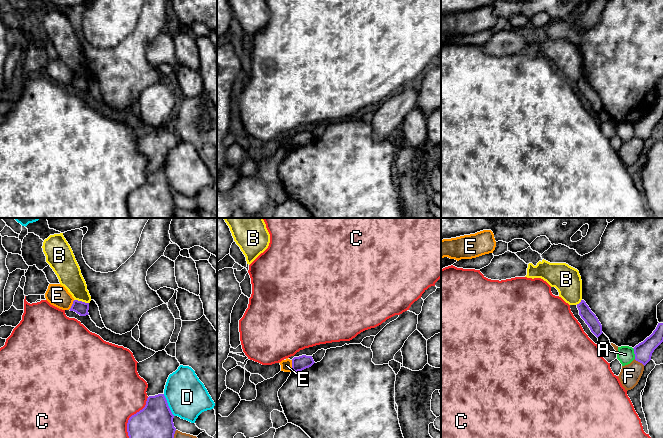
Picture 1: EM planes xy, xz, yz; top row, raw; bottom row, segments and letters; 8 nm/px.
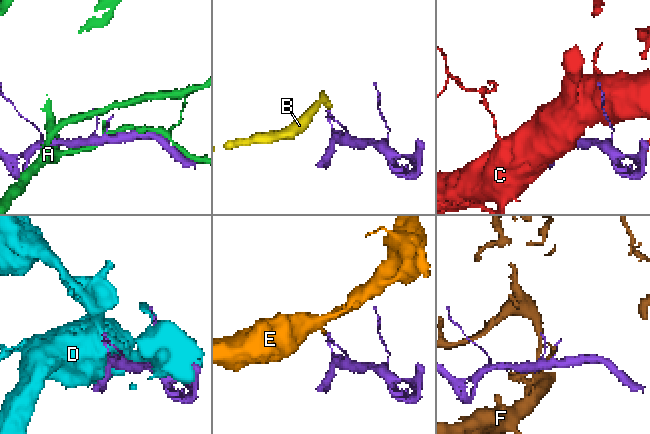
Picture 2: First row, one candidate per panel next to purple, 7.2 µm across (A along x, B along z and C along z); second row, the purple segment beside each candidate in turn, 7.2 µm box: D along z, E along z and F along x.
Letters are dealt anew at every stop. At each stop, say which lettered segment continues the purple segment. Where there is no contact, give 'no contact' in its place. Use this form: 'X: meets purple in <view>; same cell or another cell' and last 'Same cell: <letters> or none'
A: meets purple in yz; another cell
B: meets purple in xy; another cell
C: meets purple in xy; another cell
D: meets purple in xy; another cell
E: meets purple in xz; another cell
F: meets purple in yz; another cell
Same cell: none

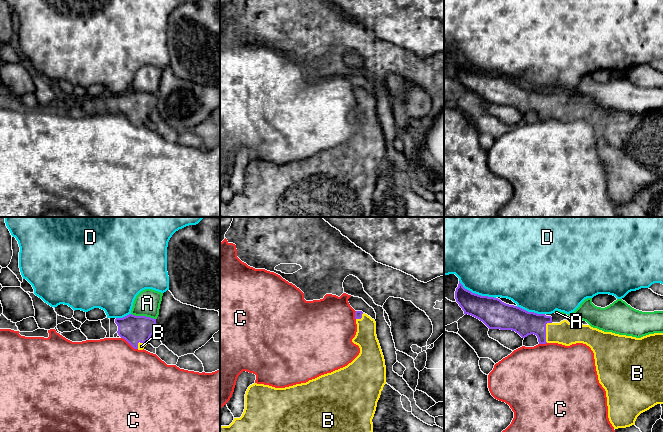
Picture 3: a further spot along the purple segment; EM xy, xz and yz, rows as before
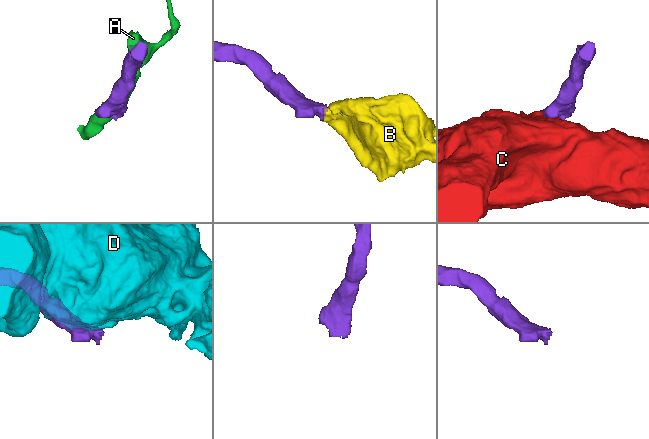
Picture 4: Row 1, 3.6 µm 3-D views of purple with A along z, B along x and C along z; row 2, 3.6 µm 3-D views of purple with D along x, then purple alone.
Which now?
A: meets purple in xy; another cell
B: meets purple in yz; same cell
C: meets purple in xy; another cell
D: meets purple in yz; another cell
Same cell: B

